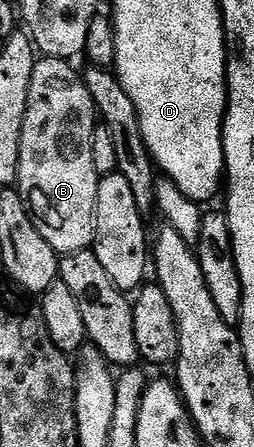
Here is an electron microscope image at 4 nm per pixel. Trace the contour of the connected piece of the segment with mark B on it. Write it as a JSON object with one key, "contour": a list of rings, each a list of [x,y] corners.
{"contour":[[[42,57],[35,62],[20,141],[16,184],[16,190],[22,194],[22,200],[30,211],[30,218],[36,229],[40,229],[40,237],[44,237],[44,241],[48,241],[48,245],[52,245],[59,256],[93,248],[96,189],[100,178],[92,161],[92,141],[96,126],[94,102],[86,88],[85,78],[79,72],[77,75],[70,66],[64,59]]]}

